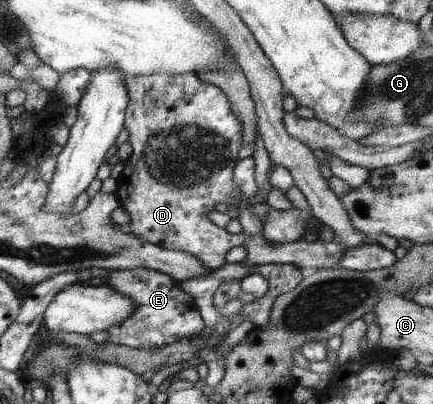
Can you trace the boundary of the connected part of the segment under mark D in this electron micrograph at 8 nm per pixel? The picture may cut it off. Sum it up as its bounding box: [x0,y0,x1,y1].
[116,73,245,270]

